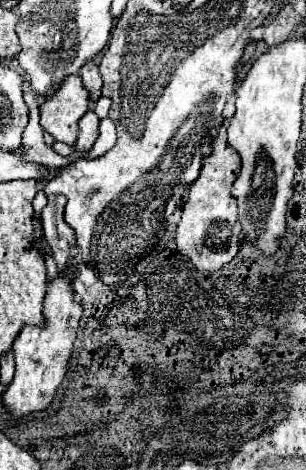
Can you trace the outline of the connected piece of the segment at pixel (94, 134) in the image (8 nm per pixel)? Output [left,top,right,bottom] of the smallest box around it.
[74,110,100,150]

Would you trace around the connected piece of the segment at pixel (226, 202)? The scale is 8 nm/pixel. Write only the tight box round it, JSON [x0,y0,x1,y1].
[176,120,240,276]

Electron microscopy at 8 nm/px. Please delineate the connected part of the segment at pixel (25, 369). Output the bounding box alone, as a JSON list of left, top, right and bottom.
[2,274,82,418]

